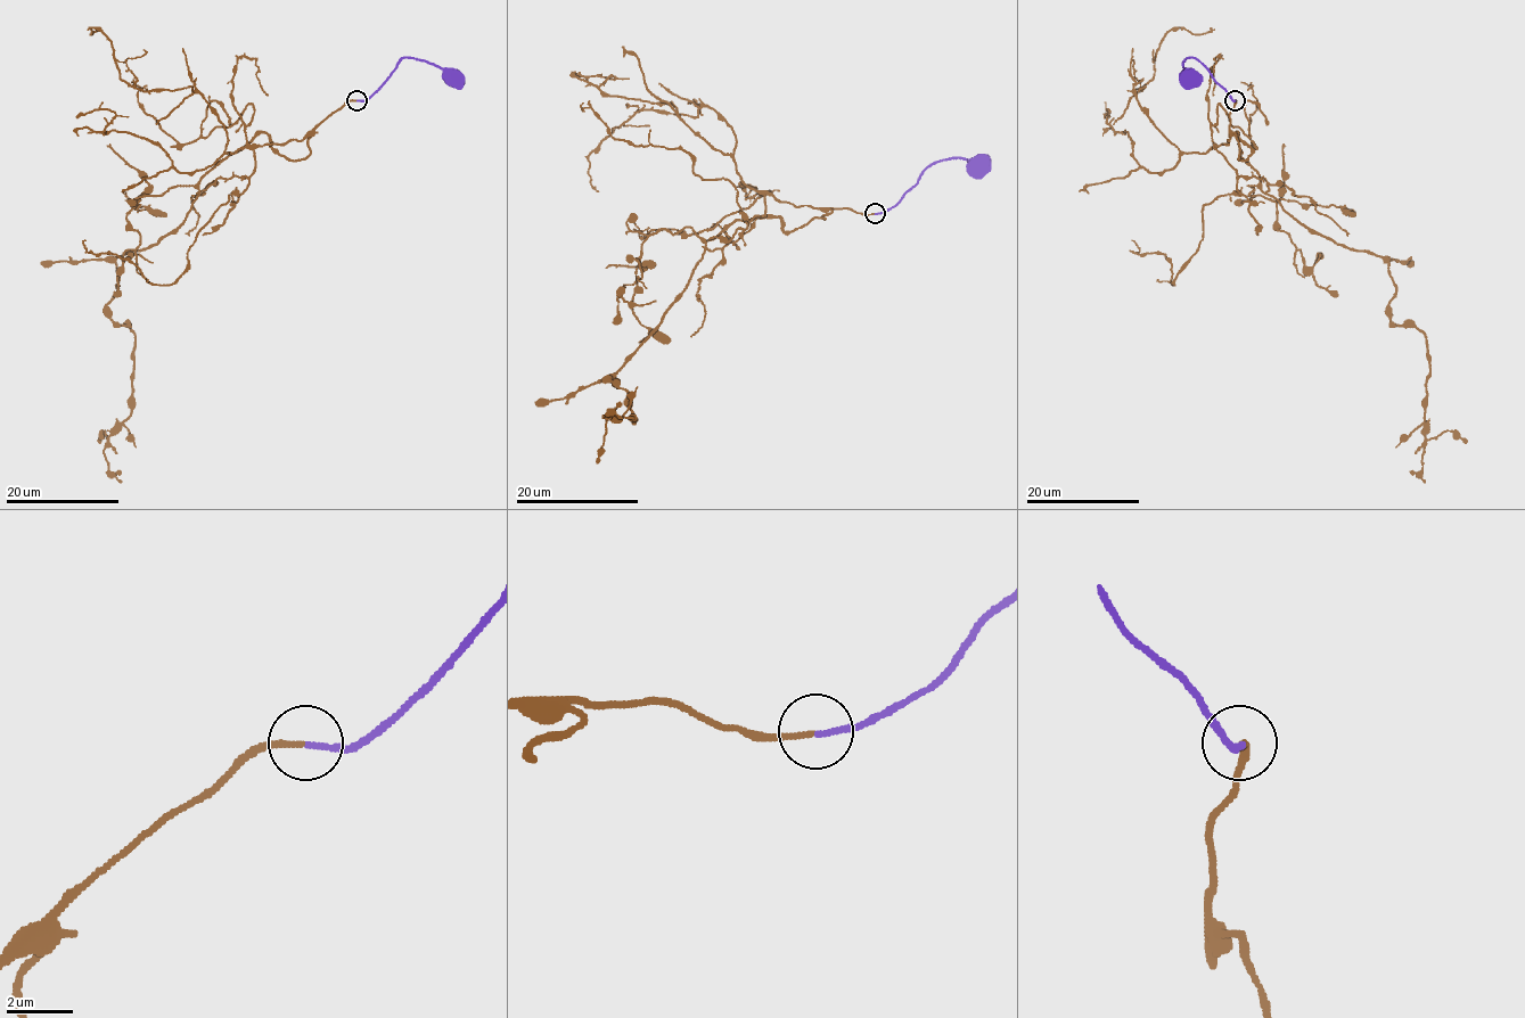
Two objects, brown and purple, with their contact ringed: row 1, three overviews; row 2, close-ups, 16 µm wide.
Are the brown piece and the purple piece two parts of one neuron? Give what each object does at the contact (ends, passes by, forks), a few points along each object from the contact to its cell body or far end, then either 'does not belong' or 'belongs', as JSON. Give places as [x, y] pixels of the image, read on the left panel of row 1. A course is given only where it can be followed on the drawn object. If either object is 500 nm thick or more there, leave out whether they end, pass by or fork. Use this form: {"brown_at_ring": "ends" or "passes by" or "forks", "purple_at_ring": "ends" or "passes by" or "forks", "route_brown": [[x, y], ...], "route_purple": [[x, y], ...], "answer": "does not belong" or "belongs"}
{"brown_at_ring": "ends", "purple_at_ring": "ends", "route_brown": [[357, 99], [115, 260], [109, 317], [136, 338], [104, 449], [121, 483]], "route_purple": [[357, 99], [372, 96], [398, 63], [408, 57], [433, 63], [453, 76]], "answer": "belongs"}

